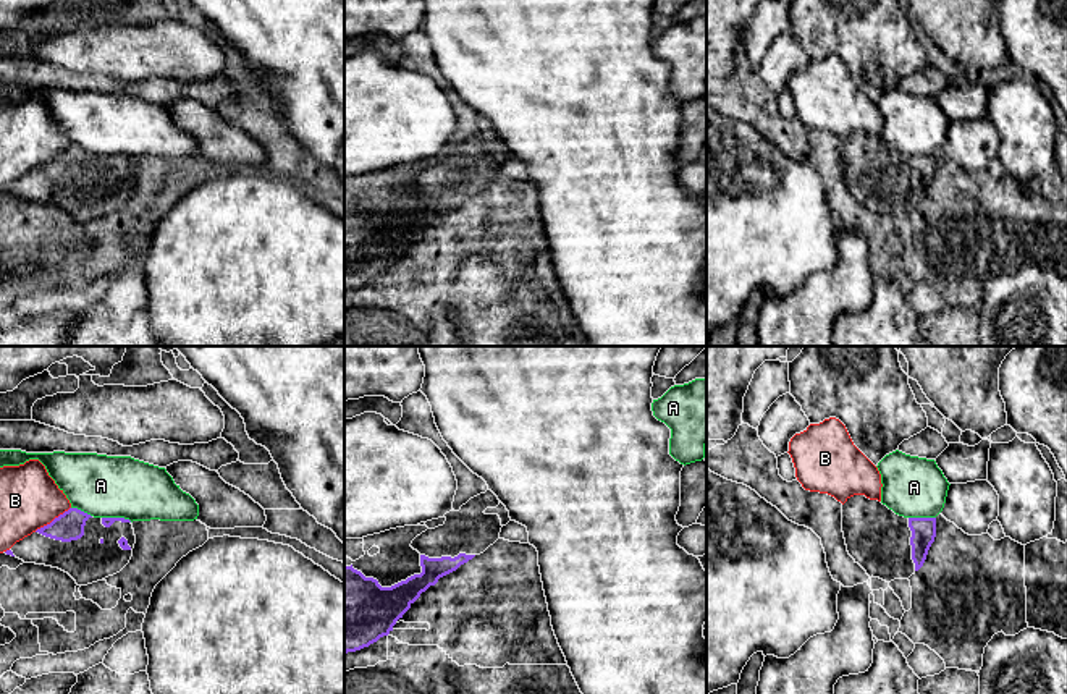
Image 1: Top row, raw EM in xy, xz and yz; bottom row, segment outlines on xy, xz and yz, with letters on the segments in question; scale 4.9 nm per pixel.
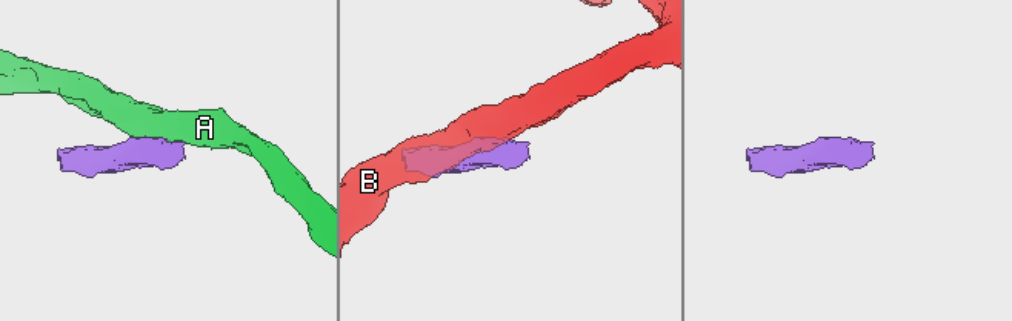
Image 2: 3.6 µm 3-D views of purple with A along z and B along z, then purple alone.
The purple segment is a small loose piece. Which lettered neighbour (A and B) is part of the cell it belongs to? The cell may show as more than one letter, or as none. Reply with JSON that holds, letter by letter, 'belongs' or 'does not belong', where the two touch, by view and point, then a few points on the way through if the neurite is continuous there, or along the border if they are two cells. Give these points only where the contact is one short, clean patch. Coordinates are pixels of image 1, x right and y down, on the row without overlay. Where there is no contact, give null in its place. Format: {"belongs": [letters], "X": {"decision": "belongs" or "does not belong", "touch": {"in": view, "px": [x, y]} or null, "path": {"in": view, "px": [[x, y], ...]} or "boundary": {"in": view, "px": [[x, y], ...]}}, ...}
{"belongs": [], "A": {"decision": "does not belong", "touch": {"in": "xy", "px": [117, 156]}}, "B": {"decision": "does not belong", "touch": {"in": "xy", "px": [54, 157]}}}

